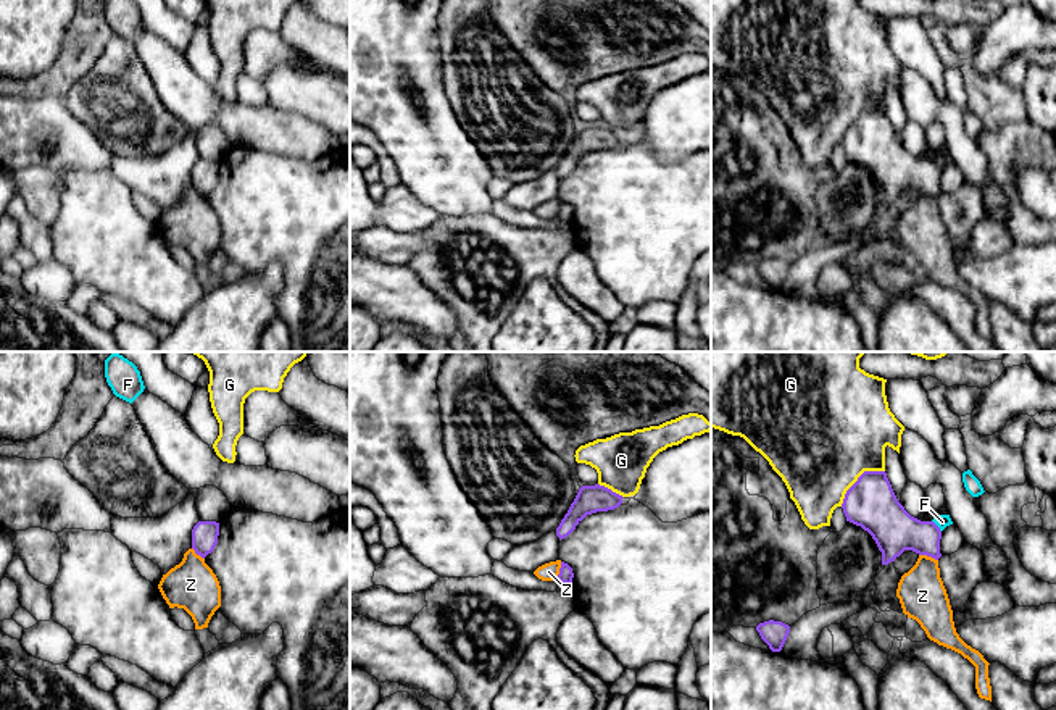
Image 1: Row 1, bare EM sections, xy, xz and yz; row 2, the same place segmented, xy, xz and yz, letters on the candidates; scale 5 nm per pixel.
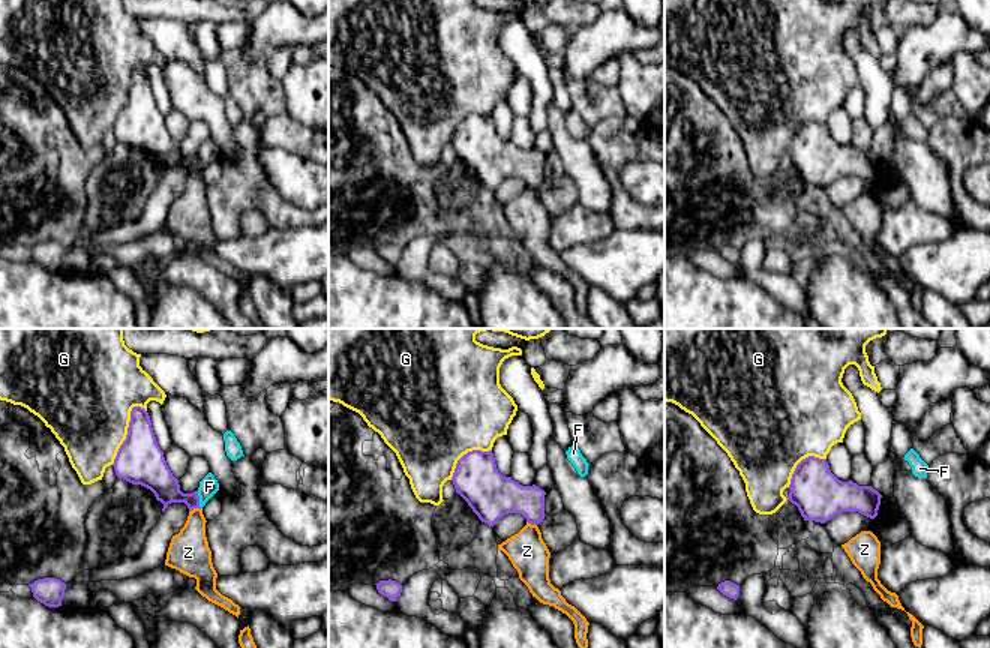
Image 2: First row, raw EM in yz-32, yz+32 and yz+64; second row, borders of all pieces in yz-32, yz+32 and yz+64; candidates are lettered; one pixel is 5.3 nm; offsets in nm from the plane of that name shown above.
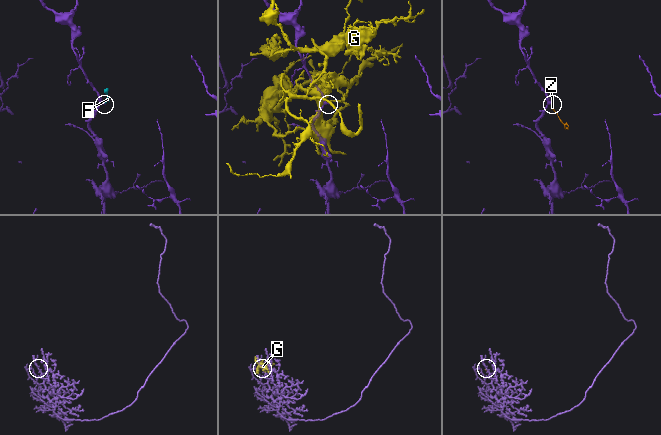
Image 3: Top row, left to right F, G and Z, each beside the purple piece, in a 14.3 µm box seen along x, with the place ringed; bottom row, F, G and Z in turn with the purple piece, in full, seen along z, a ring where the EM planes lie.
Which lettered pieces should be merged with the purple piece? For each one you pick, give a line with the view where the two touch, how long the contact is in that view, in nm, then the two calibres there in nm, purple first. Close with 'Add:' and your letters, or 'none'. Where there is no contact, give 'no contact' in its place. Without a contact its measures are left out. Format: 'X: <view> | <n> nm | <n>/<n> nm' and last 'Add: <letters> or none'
Add: none

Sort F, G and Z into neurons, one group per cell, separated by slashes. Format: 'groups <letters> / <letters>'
groups F Z / G

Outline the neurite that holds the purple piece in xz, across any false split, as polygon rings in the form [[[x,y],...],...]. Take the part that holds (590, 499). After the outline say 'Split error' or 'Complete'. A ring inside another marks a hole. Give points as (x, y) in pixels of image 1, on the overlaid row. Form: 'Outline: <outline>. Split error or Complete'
Outline: [[[600,484],[582,486],[556,528],[556,536],[559,541],[567,537],[587,515],[614,510],[622,503],[622,499],[622,495]]]. Complete

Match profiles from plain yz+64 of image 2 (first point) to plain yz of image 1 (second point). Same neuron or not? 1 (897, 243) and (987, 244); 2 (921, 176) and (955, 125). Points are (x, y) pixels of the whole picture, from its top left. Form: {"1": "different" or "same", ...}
{"1": "same", "2": "same"}

